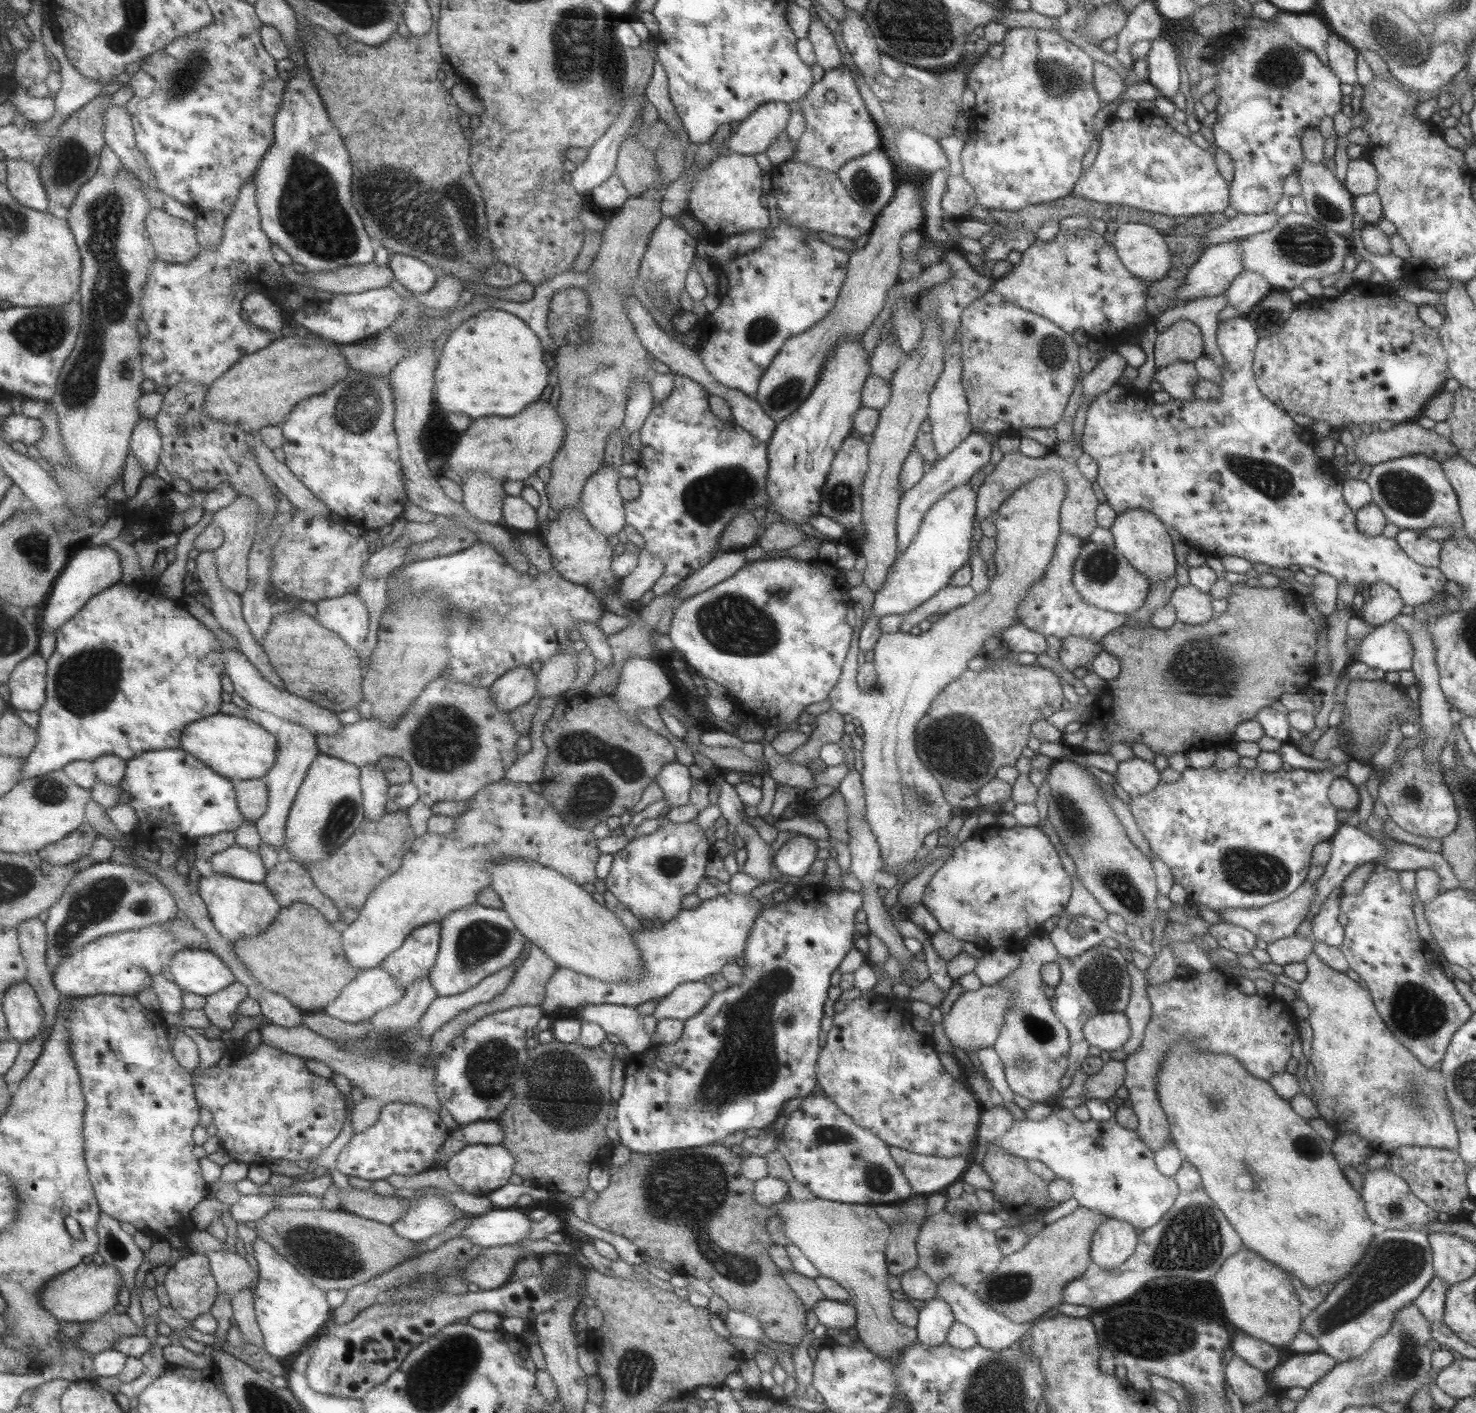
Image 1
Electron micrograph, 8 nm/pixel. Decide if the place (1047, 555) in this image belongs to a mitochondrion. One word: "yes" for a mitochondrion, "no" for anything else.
no

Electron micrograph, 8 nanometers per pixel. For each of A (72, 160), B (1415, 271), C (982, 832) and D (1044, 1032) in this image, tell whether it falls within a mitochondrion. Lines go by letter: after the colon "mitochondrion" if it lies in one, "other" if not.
A: mitochondrion
B: other
C: other
D: mitochondrion

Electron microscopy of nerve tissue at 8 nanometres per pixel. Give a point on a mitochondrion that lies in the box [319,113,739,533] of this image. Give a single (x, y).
(407, 215)

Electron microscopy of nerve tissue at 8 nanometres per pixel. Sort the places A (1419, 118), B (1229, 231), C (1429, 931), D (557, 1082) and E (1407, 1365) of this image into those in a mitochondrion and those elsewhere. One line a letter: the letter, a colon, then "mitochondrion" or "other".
A: other
B: other
C: other
D: mitochondrion
E: mitochondrion

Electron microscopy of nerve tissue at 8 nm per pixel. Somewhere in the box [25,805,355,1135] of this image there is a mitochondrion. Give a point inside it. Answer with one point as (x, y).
(98, 900)

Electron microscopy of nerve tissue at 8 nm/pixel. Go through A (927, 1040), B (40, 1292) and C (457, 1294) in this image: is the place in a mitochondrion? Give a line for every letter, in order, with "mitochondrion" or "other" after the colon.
A: other
B: other
C: other

